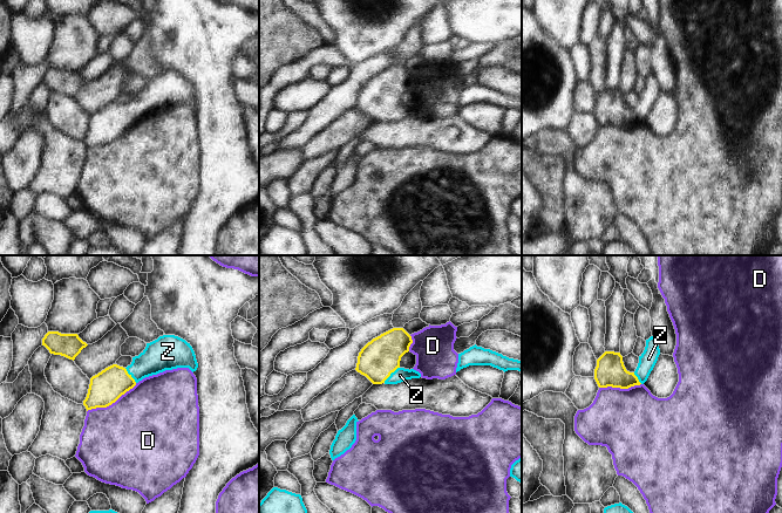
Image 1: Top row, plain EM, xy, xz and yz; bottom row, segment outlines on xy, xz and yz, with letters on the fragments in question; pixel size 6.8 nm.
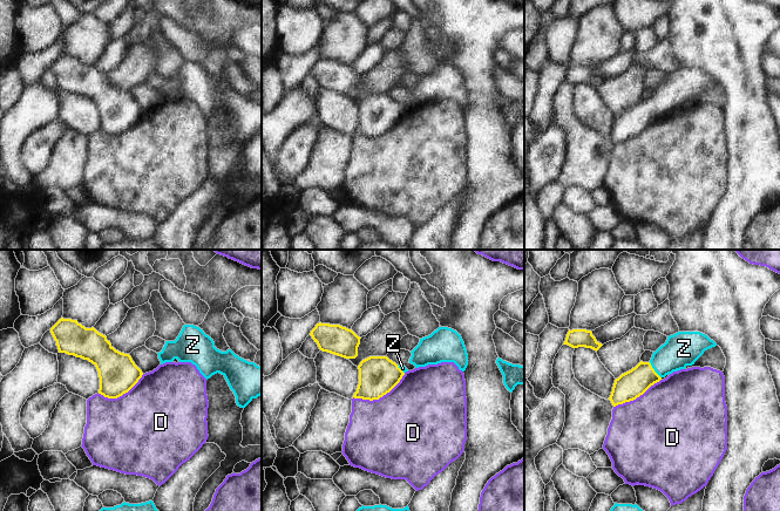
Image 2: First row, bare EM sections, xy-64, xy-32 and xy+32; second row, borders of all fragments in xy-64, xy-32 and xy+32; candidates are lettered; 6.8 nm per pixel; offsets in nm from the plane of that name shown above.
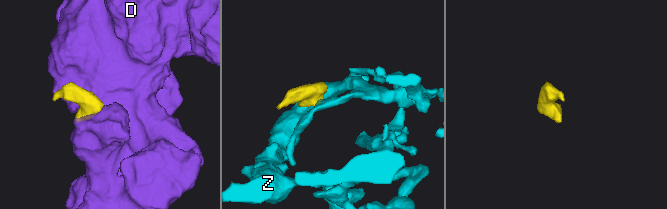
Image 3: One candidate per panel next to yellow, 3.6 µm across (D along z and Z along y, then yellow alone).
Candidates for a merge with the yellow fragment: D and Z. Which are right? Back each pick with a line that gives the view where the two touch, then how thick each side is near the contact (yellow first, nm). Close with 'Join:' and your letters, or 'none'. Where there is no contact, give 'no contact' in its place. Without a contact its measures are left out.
Z: contact in xz; calibres 260 and 100 nm
Join: Z

